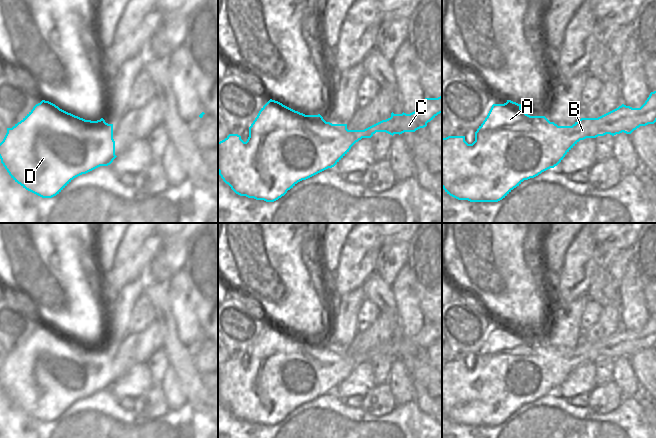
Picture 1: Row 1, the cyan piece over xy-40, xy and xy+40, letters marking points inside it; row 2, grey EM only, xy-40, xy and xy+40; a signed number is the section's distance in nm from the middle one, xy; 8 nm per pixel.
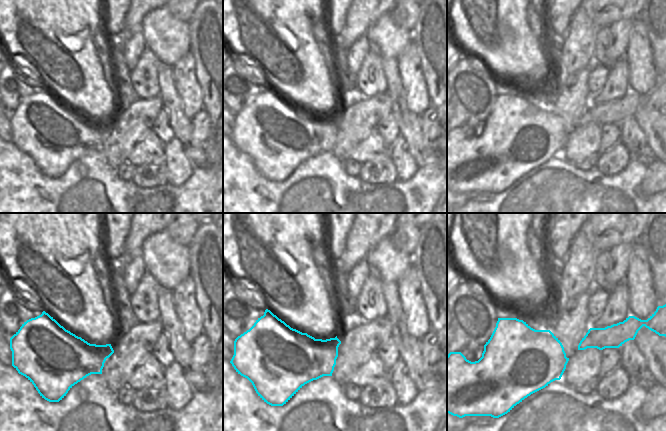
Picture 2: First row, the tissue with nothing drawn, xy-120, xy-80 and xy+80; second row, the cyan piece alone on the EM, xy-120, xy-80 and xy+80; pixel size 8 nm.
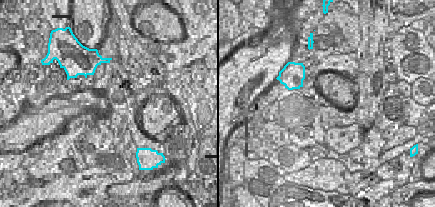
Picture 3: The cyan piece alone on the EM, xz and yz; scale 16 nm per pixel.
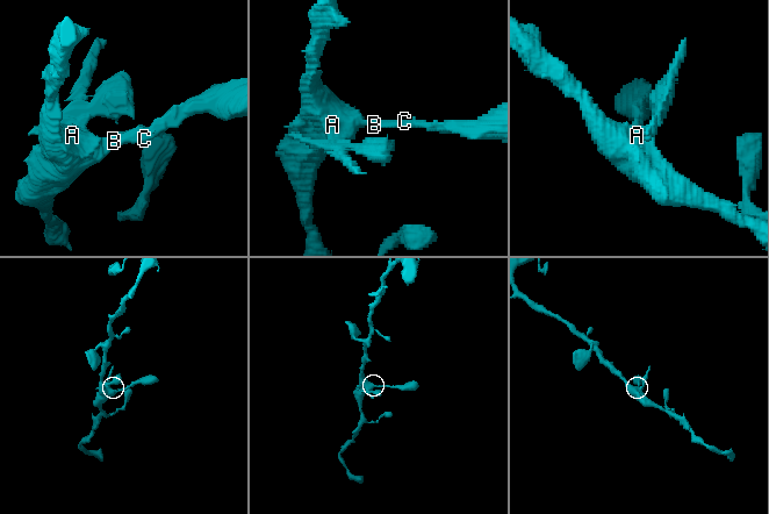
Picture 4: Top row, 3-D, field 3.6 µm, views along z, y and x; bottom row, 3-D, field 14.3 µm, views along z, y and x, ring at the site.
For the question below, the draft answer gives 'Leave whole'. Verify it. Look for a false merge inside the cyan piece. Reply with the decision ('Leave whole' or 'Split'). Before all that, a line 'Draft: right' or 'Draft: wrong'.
Draft: right
Leave whole.

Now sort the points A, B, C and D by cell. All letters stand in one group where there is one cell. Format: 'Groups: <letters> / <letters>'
Groups: A B C D.

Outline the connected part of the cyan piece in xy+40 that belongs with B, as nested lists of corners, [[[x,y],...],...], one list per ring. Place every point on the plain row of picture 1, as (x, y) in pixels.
[[[656,315],[651,316],[640,332],[622,328],[618,332],[598,341],[581,342],[572,350],[558,350],[545,340],[530,340],[521,333],[521,328],[507,324],[504,328],[493,328],[487,341],[475,356],[475,365],[468,368],[465,360],[448,360],[442,362],[442,412],[447,418],[470,426],[498,426],[505,422],[524,404],[534,402],[542,396],[554,392],[565,379],[580,365],[622,356],[631,358],[640,350],[656,346]]]

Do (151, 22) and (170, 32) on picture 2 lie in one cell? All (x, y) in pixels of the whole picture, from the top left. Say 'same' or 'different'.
same

